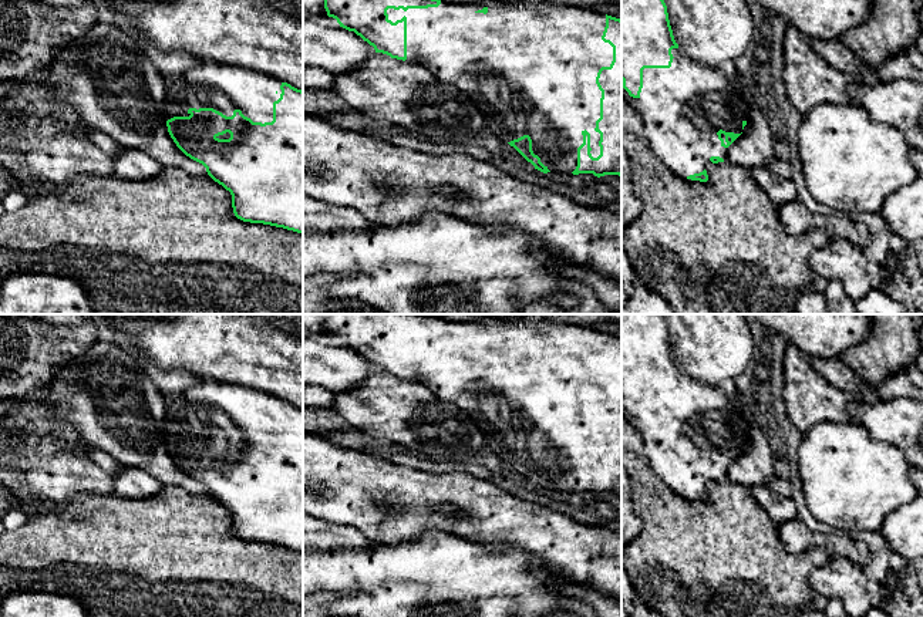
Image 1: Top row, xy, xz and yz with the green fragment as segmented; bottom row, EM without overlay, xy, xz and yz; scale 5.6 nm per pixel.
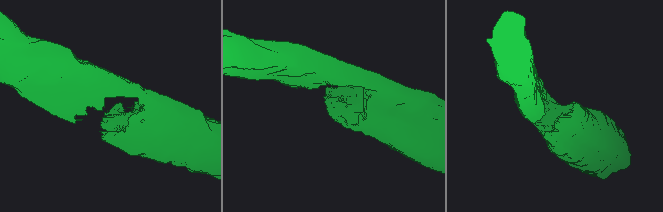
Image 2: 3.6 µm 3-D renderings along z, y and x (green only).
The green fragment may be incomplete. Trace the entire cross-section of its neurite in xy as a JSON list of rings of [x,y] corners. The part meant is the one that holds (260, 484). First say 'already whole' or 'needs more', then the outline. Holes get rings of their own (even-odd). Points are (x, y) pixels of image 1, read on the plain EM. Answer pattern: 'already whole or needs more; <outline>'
needs more; [[[208,381],[166,404],[171,456],[232,513],[238,537],[303,553],[303,409],[245,385]]]

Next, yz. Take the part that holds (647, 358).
needs more; [[[621,314],[621,399],[624,415],[641,436],[644,455],[650,461],[653,472],[668,486],[668,489],[687,500],[707,500],[707,488],[713,482],[727,479],[728,465],[742,452],[752,424],[744,402],[730,394],[727,387],[711,385],[691,378],[676,361],[668,338],[667,324],[661,314]]]

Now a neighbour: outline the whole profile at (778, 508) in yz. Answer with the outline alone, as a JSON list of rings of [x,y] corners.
[[[749,486],[748,490],[775,523],[779,525],[798,516],[792,498],[781,496],[769,486]]]

